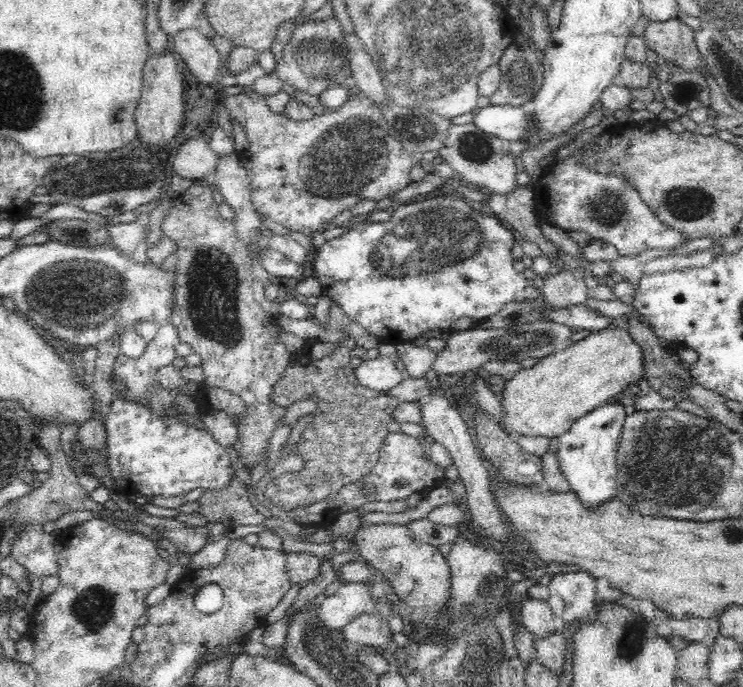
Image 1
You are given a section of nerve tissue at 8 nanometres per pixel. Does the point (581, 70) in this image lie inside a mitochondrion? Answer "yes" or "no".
no

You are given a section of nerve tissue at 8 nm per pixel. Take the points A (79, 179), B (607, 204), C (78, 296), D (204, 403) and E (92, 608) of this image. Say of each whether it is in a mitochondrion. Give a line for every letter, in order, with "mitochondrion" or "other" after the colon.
A: mitochondrion
B: mitochondrion
C: mitochondrion
D: other
E: mitochondrion

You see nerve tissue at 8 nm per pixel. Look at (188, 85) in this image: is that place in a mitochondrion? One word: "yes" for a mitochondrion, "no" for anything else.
no

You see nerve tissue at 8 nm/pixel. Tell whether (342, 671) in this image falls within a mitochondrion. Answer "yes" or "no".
yes

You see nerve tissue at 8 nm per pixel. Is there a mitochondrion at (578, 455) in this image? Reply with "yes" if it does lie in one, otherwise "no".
no

